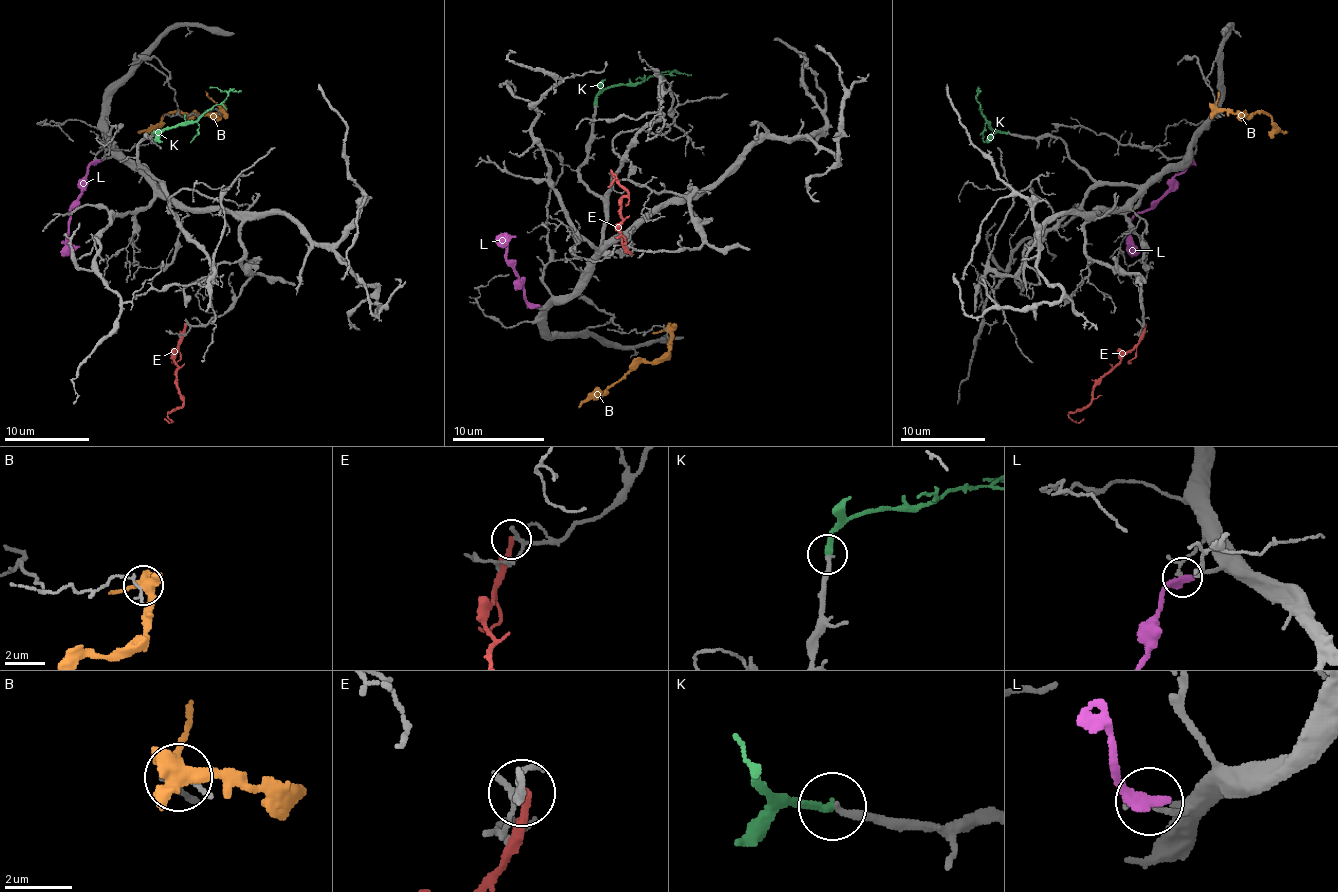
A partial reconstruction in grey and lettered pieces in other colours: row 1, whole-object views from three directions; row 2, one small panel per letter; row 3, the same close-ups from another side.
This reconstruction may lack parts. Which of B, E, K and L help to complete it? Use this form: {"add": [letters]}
{"add": ["K"]}

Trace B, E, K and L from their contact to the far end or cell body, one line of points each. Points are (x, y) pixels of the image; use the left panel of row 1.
B: (219, 110), (192, 114), (169, 112), (152, 127), (137, 131)
E: (186, 324), (186, 334), (175, 355), (177, 387), (183, 404), (167, 415), (173, 421), (164, 419)
K: (152, 133), (196, 123), (228, 95), (215, 87), (209, 89)
L: (97, 161), (88, 167), (86, 186), (71, 207), (67, 249), (61, 256)

